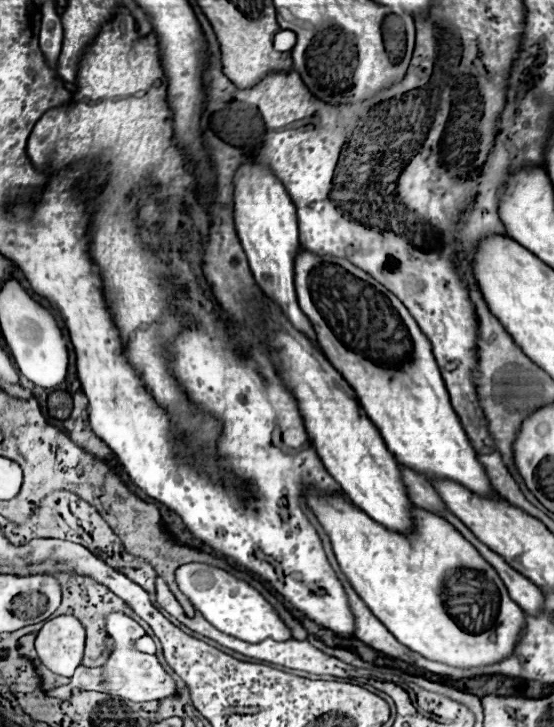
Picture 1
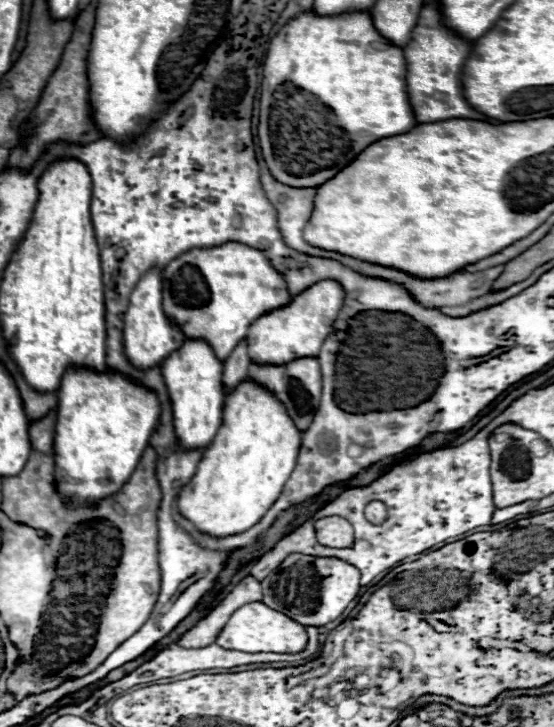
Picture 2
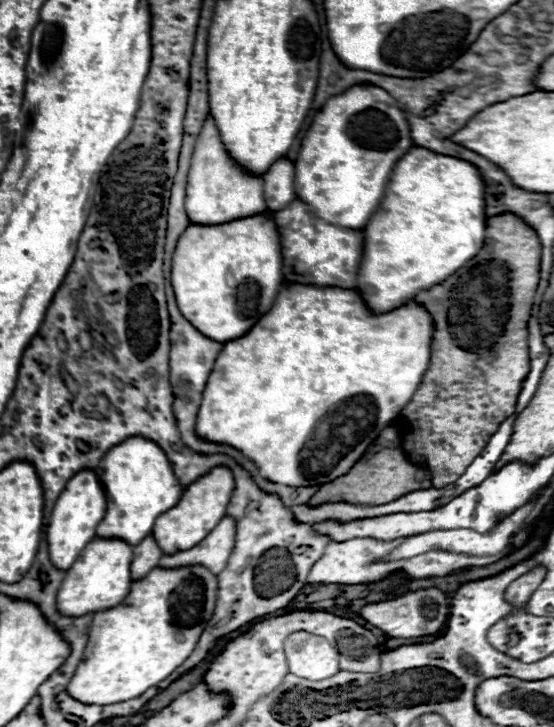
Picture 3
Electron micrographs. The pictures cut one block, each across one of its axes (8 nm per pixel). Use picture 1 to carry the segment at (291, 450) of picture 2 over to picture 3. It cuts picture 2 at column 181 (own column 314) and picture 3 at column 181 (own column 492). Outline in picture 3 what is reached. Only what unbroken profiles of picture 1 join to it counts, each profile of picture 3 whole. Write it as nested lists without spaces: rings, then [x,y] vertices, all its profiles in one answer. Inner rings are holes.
[[[200,566],[178,568],[172,572],[164,568],[154,568],[144,580],[134,582],[124,602],[112,608],[112,612],[100,612],[100,616],[94,616],[84,656],[66,688],[68,694],[82,704],[108,706],[138,698],[150,686],[156,686],[158,682],[168,678],[172,670],[176,670],[194,650],[200,632],[206,628],[214,612],[216,590],[218,590],[216,574],[210,574],[206,568]]]

